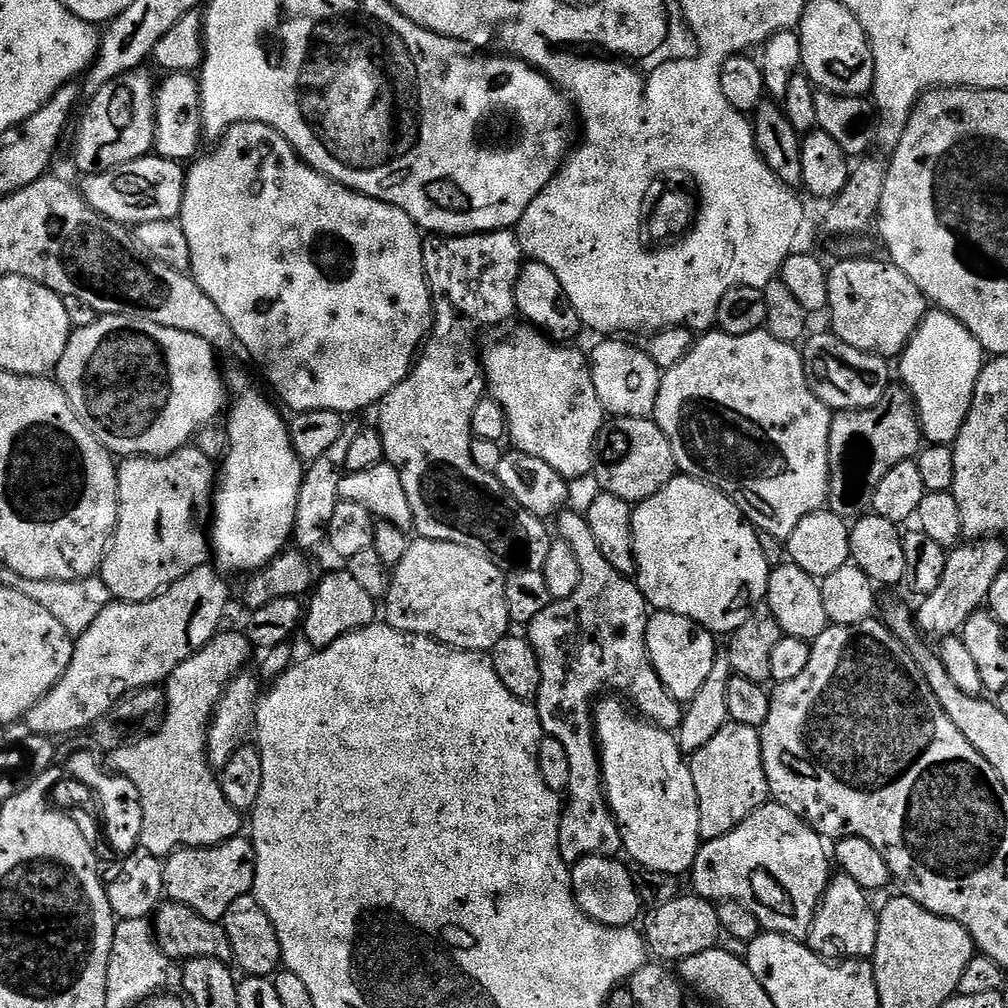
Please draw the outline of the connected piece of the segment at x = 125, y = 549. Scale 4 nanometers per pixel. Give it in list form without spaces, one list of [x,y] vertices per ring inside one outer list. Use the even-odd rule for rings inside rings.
[[[185,446],[169,456],[125,459],[116,477],[120,517],[98,575],[113,598],[133,604],[154,598],[198,566],[209,563],[208,527],[218,468],[198,448]]]

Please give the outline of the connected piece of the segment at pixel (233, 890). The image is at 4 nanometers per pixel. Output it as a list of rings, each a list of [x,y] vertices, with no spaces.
[[[247,835],[209,848],[179,848],[163,861],[164,896],[173,904],[190,906],[202,918],[223,921],[226,910],[237,898],[249,895],[256,873],[256,846]]]

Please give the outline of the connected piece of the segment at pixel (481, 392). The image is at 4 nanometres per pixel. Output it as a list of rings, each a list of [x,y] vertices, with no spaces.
[[[512,230],[471,232],[469,236],[429,235],[424,241],[424,277],[428,279],[428,289],[432,291],[432,331],[429,332],[427,340],[424,341],[422,351],[419,353],[418,359],[413,363],[408,376],[398,382],[390,390],[390,394],[386,394],[381,398],[378,405],[378,411],[380,411],[378,431],[380,441],[384,447],[384,459],[387,463],[394,466],[394,470],[398,470],[398,474],[402,478],[402,486],[406,489],[406,498],[410,498],[410,510],[414,514],[412,526],[415,535],[425,540],[454,542],[454,546],[466,546],[466,550],[474,550],[474,554],[482,554],[482,558],[490,558],[490,562],[494,562],[508,572],[543,569],[546,562],[546,554],[550,554],[553,537],[551,535],[548,536],[548,528],[544,525],[547,523],[533,512],[527,512],[518,501],[513,500],[512,495],[502,486],[502,482],[498,482],[494,472],[478,470],[478,466],[474,466],[474,458],[470,458],[470,446],[474,439],[472,434],[474,406],[478,406],[478,402],[485,399],[486,396],[482,352],[479,347],[476,349],[476,339],[479,338],[480,331],[483,328],[496,328],[499,324],[506,323],[511,316],[515,317],[517,315],[514,290],[518,282],[518,274],[525,260],[524,251],[520,249],[520,239],[516,237],[515,231]]]

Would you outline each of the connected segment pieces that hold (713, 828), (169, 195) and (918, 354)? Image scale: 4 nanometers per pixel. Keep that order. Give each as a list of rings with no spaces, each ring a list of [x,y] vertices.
[[[728,723],[702,746],[702,750],[691,753],[690,767],[694,778],[694,790],[698,790],[698,830],[701,841],[722,838],[722,834],[730,834],[747,818],[754,814],[762,805],[769,803],[770,793],[768,779],[762,762],[762,742],[757,729],[741,724]]]
[[[155,154],[114,166],[114,170],[90,172],[78,184],[78,191],[84,201],[98,214],[125,226],[135,226],[142,222],[177,219],[182,210],[184,197],[184,177],[186,168],[181,161],[167,160]]]
[[[929,310],[908,345],[898,357],[899,383],[907,388],[920,420],[923,439],[928,444],[956,443],[962,422],[970,410],[978,374],[986,363],[984,347],[954,318],[943,310]]]

